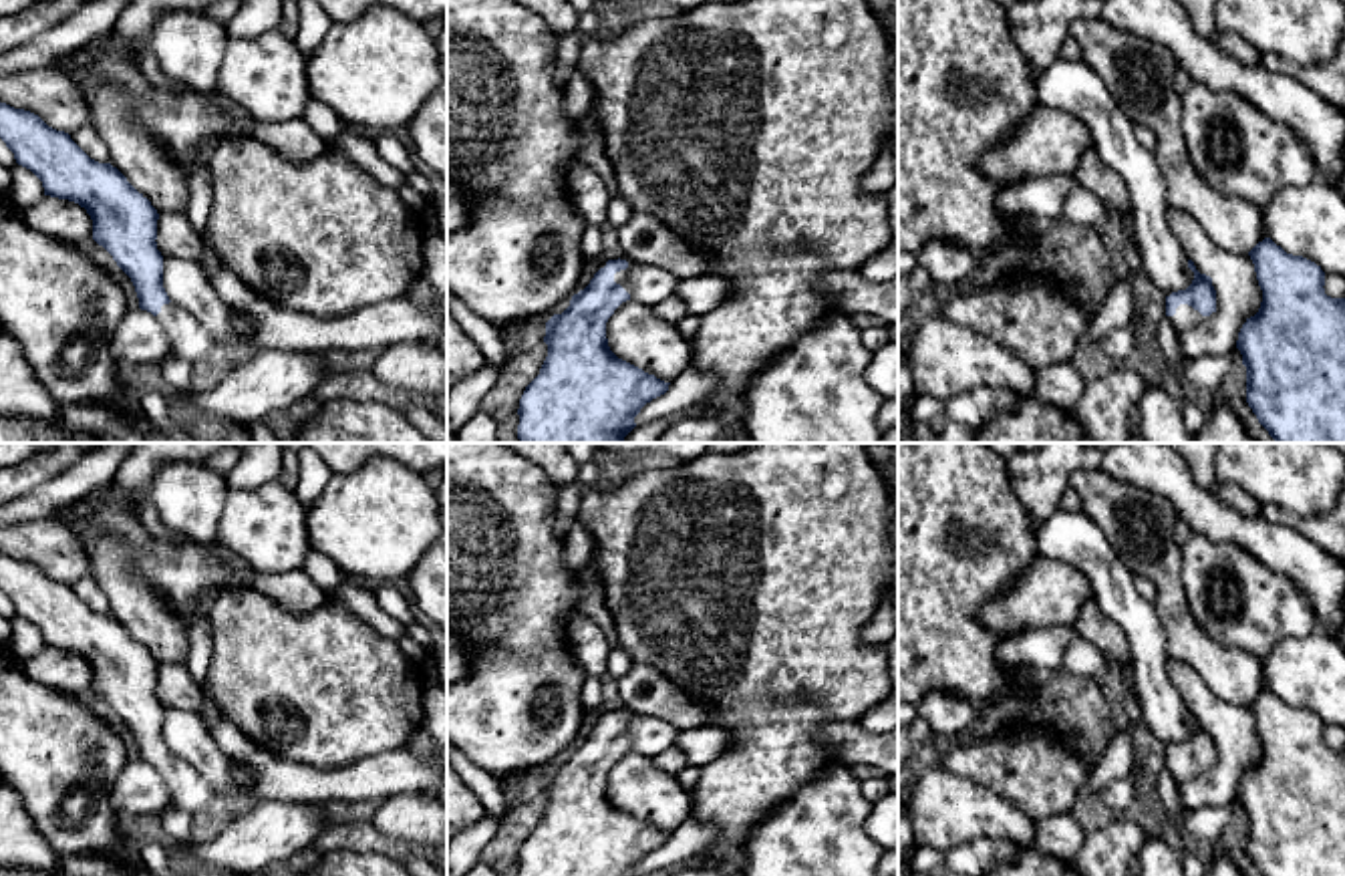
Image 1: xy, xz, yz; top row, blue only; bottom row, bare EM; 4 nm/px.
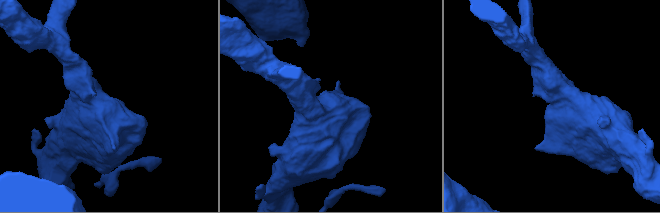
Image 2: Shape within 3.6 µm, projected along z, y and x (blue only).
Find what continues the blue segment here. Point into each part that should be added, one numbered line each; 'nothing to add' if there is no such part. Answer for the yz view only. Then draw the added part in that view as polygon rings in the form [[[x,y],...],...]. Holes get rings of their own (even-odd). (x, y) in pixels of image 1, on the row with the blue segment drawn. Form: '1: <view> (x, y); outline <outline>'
1: yz (1184, 317); outline [[[1180,304],[1176,308],[1174,316],[1168,316],[1168,322],[1172,324],[1172,328],[1176,330],[1176,334],[1182,334],[1184,330],[1188,330],[1190,326],[1202,322],[1206,316],[1202,316],[1198,310],[1194,310],[1188,304]]]

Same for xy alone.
1: xy (190, 341); outline [[[175,302],[163,304],[155,318],[171,336],[173,354],[189,362],[199,360],[215,346],[199,320]]]

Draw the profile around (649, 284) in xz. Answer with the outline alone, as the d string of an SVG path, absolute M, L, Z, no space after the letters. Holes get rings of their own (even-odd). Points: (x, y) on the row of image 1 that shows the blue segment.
M636 262L630 268L628 280L632 302L654 306L664 298L677 296L679 278L675 278L670 272L662 268Z

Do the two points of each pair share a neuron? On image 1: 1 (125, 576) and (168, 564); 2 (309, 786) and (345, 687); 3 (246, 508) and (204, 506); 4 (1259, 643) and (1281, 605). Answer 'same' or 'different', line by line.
1: different
2: different
3: different
4: same

